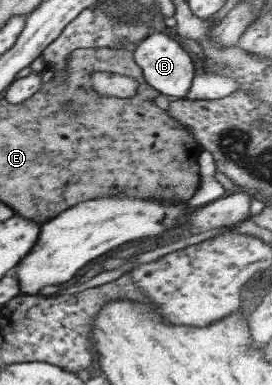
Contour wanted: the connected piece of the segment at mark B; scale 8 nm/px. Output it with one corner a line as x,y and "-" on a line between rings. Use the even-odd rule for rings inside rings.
153,32
135,44
132,50
134,62
141,68
144,80
149,87
156,89
160,94
173,95
183,98
189,91
193,76
193,63
189,55
179,46
177,41
166,34

